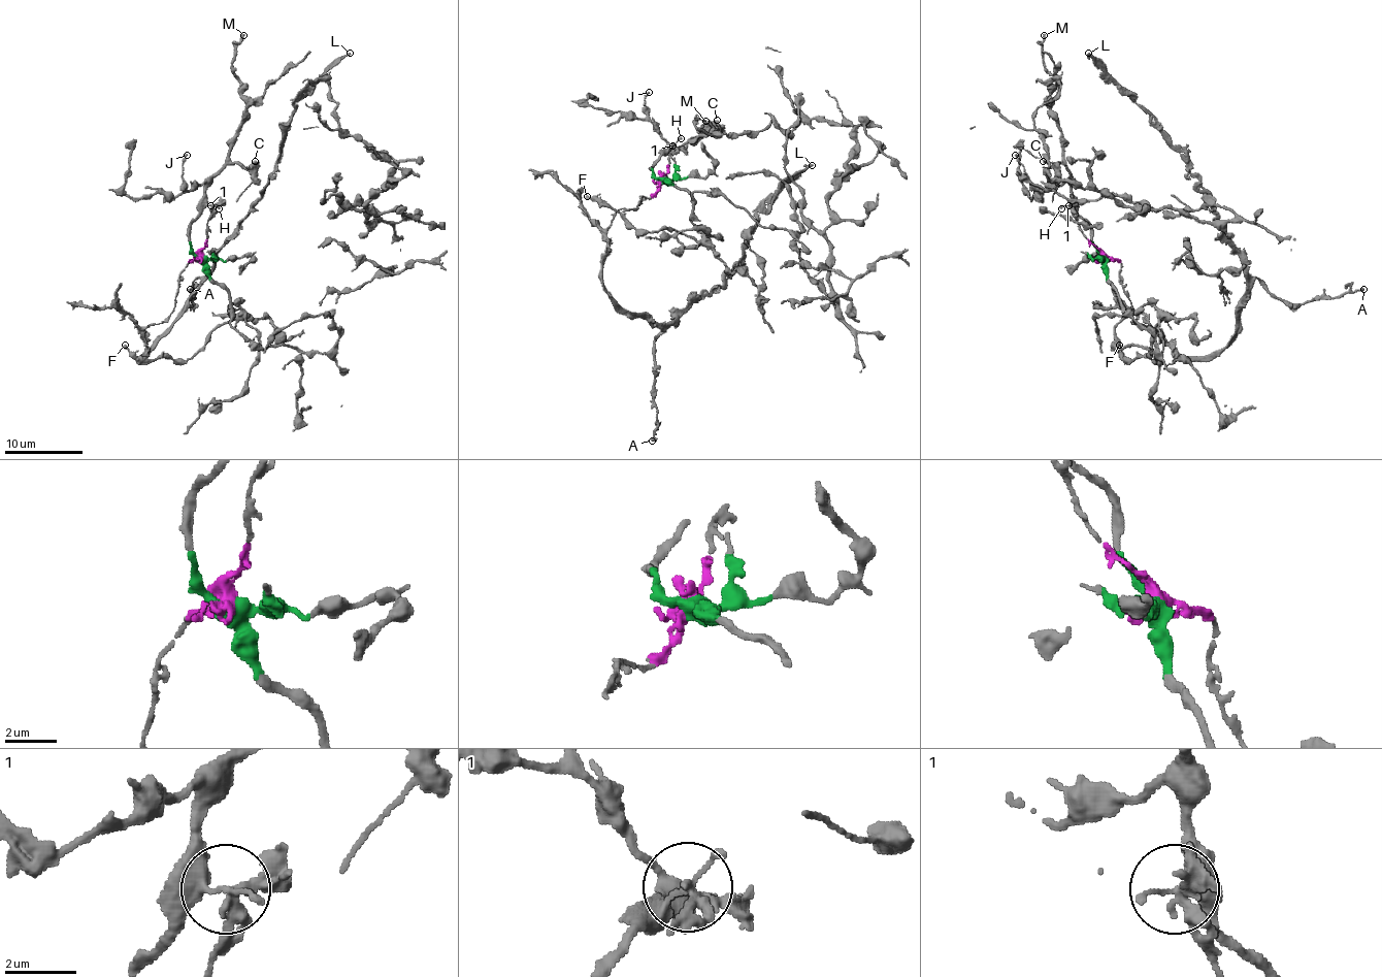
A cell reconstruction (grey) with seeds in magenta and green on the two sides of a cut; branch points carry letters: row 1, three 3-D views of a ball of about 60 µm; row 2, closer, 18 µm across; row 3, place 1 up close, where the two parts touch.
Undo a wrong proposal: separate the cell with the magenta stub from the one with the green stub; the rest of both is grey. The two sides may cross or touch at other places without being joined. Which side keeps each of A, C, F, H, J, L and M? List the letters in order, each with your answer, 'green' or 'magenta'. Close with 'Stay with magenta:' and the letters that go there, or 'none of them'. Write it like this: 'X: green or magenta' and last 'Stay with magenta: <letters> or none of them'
A: magenta
C: green
F: green
H: green
J: green
L: magenta
M: green
Stay with magenta: A, L

